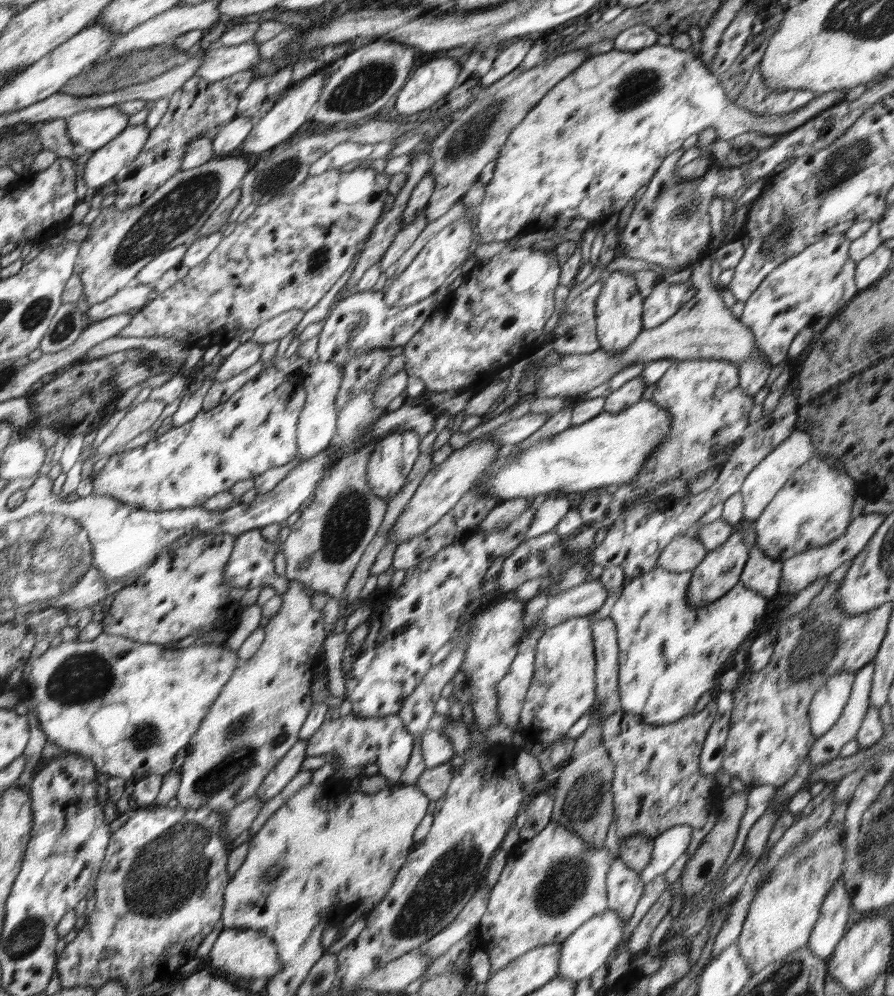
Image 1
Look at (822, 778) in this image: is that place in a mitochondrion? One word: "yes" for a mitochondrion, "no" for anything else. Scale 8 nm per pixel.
no

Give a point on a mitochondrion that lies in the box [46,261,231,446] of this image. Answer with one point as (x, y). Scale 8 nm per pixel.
(66, 324)

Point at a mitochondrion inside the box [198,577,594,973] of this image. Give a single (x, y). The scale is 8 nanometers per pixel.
(452, 877)

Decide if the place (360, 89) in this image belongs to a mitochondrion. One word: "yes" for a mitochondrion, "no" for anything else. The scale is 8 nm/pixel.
yes

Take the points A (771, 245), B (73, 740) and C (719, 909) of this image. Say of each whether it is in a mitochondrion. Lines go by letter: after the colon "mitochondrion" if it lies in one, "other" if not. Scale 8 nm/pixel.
A: mitochondrion
B: other
C: other

